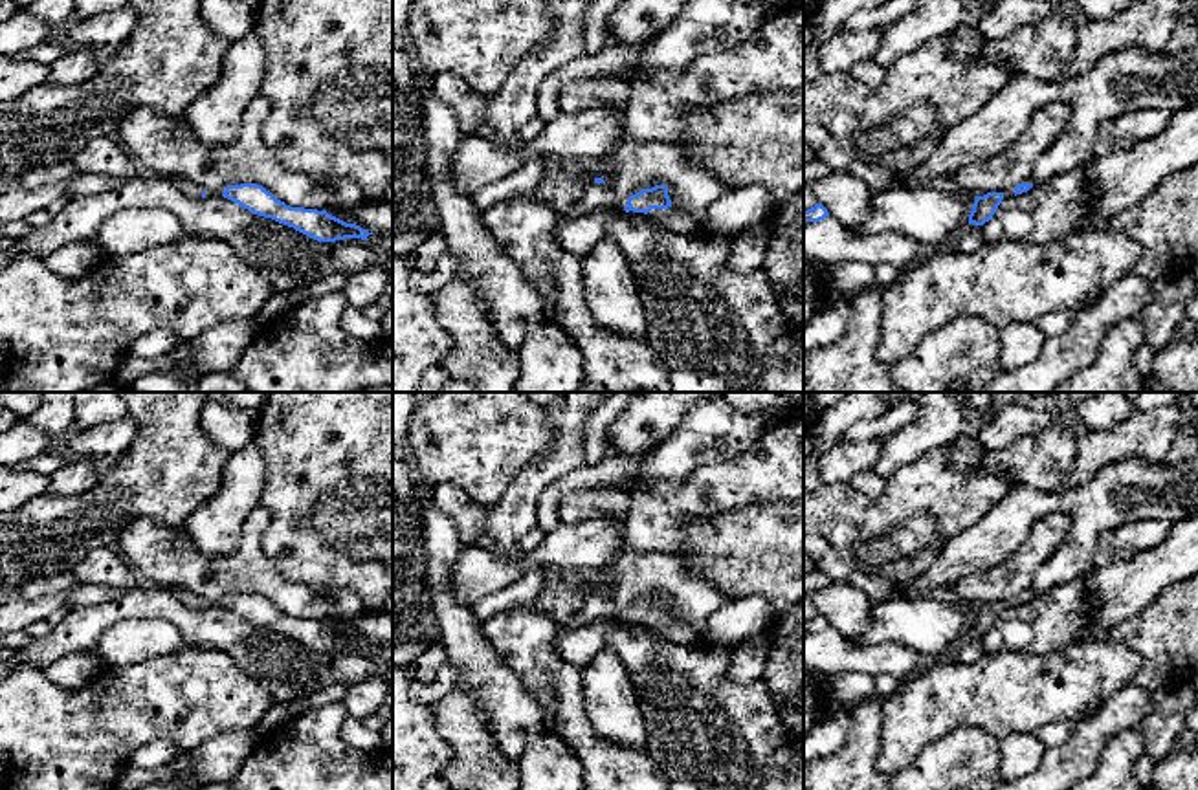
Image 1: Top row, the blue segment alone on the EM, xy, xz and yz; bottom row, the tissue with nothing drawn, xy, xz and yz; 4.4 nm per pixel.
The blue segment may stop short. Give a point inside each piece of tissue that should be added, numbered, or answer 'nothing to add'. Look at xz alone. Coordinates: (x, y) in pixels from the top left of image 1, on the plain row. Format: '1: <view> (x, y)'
1: xz (676, 631)

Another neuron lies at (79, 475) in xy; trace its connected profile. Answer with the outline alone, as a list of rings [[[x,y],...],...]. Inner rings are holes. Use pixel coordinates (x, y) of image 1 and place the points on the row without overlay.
[[[75,458],[66,462],[50,477],[48,493],[59,497],[79,497],[84,491],[92,489],[101,478],[95,460]]]

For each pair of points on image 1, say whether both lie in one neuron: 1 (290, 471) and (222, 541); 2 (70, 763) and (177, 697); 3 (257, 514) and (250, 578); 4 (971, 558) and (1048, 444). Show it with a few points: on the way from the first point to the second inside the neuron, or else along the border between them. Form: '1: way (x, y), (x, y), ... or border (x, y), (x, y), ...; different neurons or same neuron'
1: border (266, 462), (266, 479), (257, 504); different neurons
2: way (96, 737), (125, 708), (151, 701); same neuron
3: way (252, 530), (250, 561); same neuron
4: border (1059, 486), (1039, 490), (1015, 484), (989, 512); different neurons

